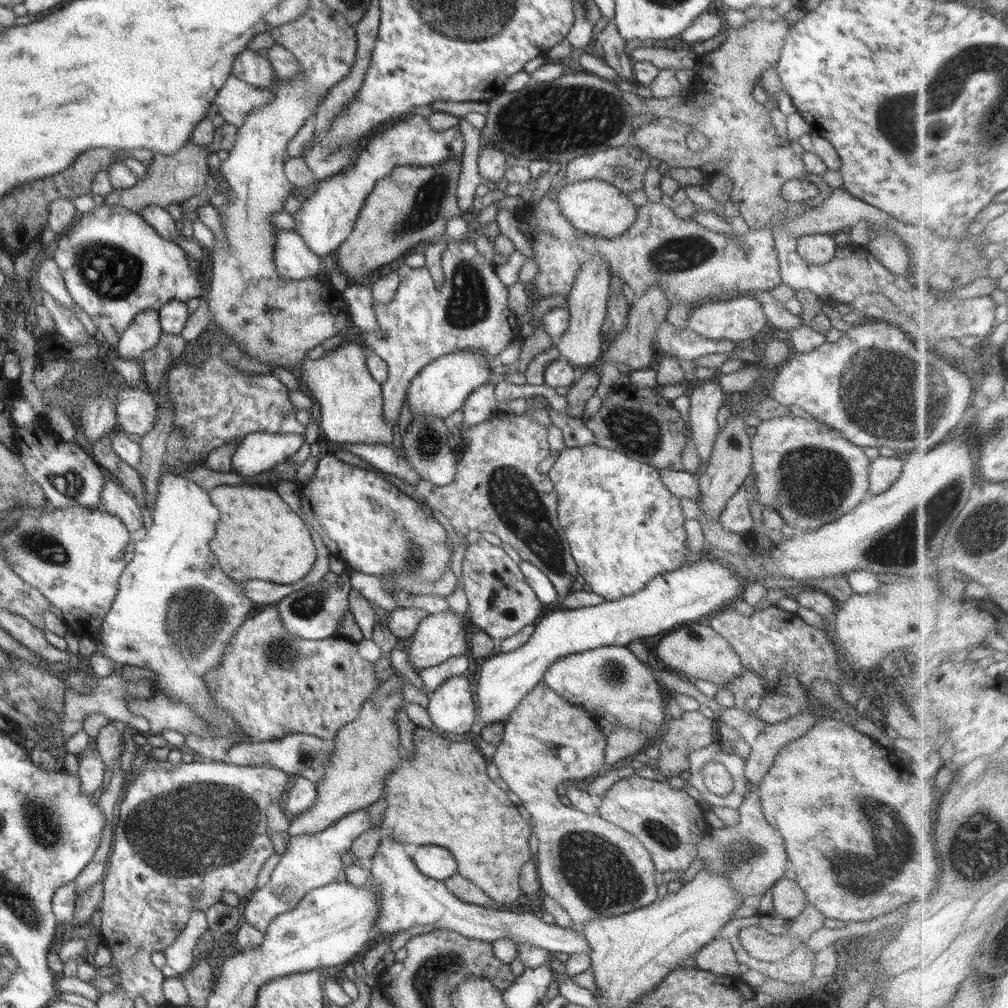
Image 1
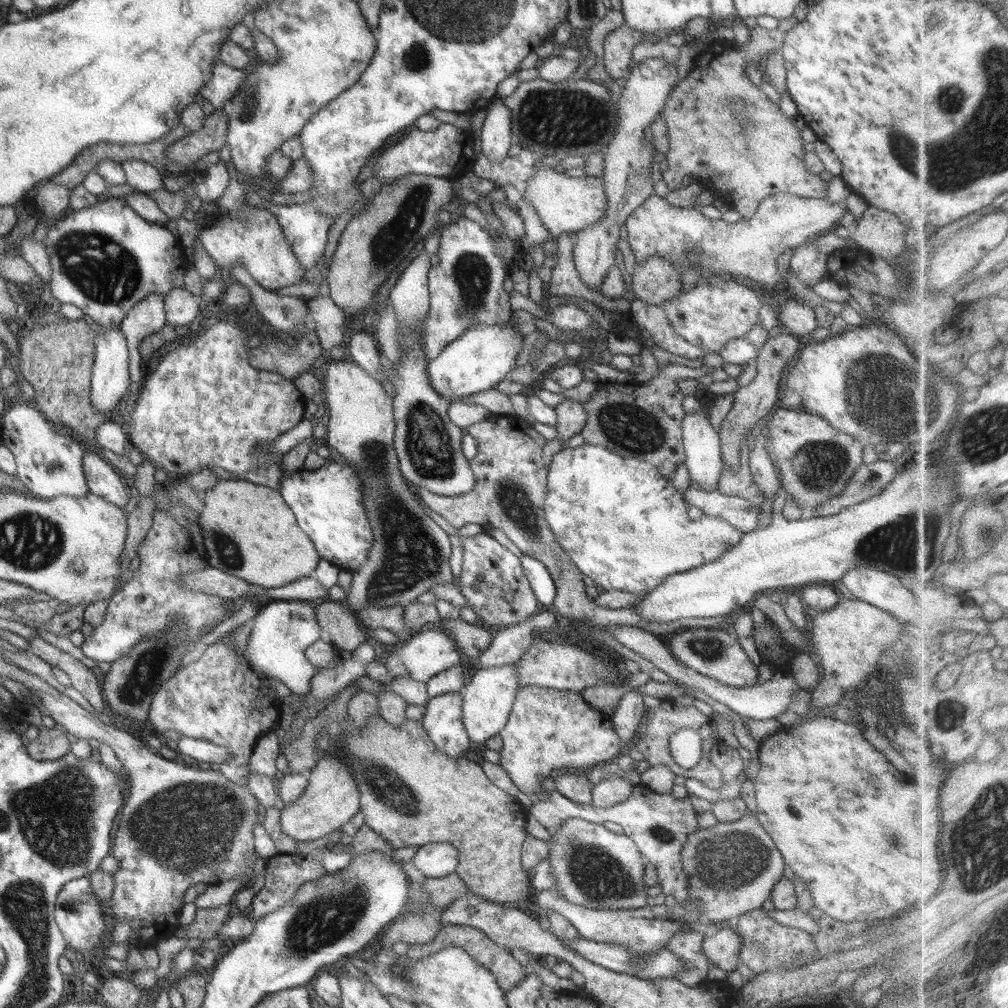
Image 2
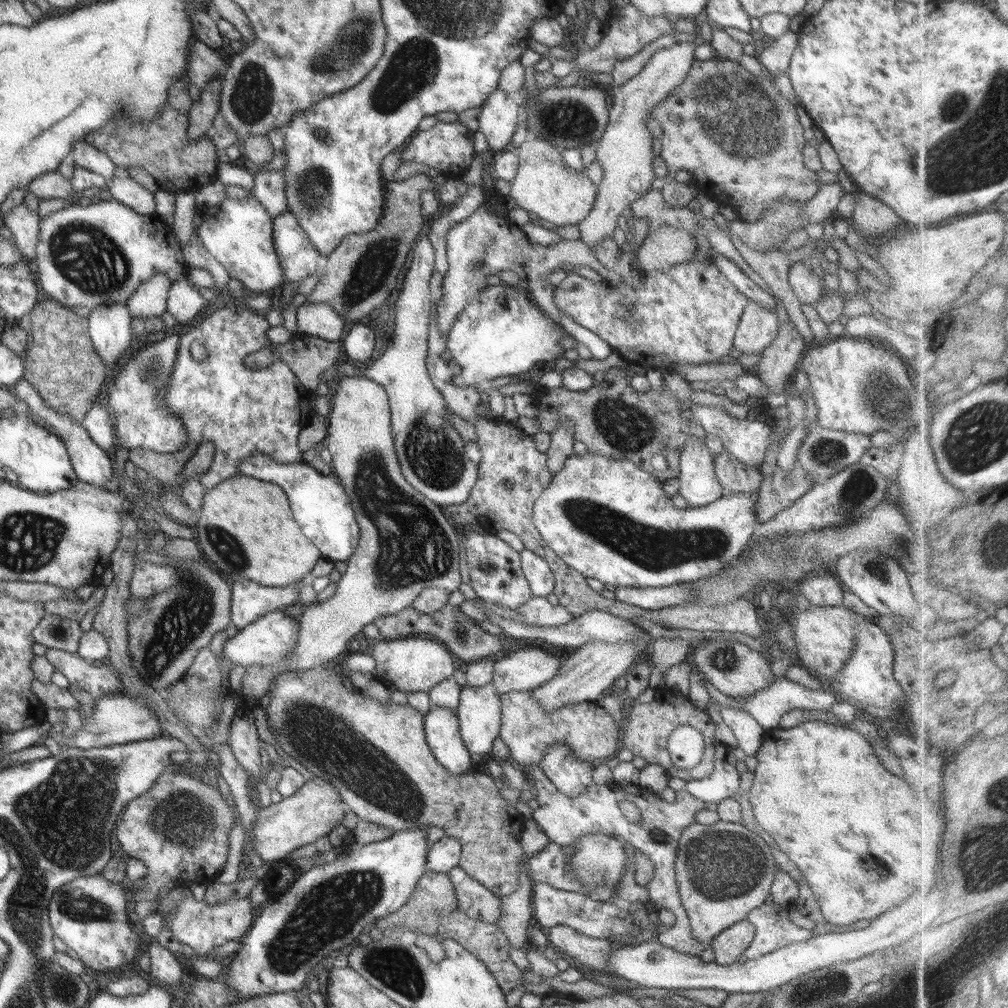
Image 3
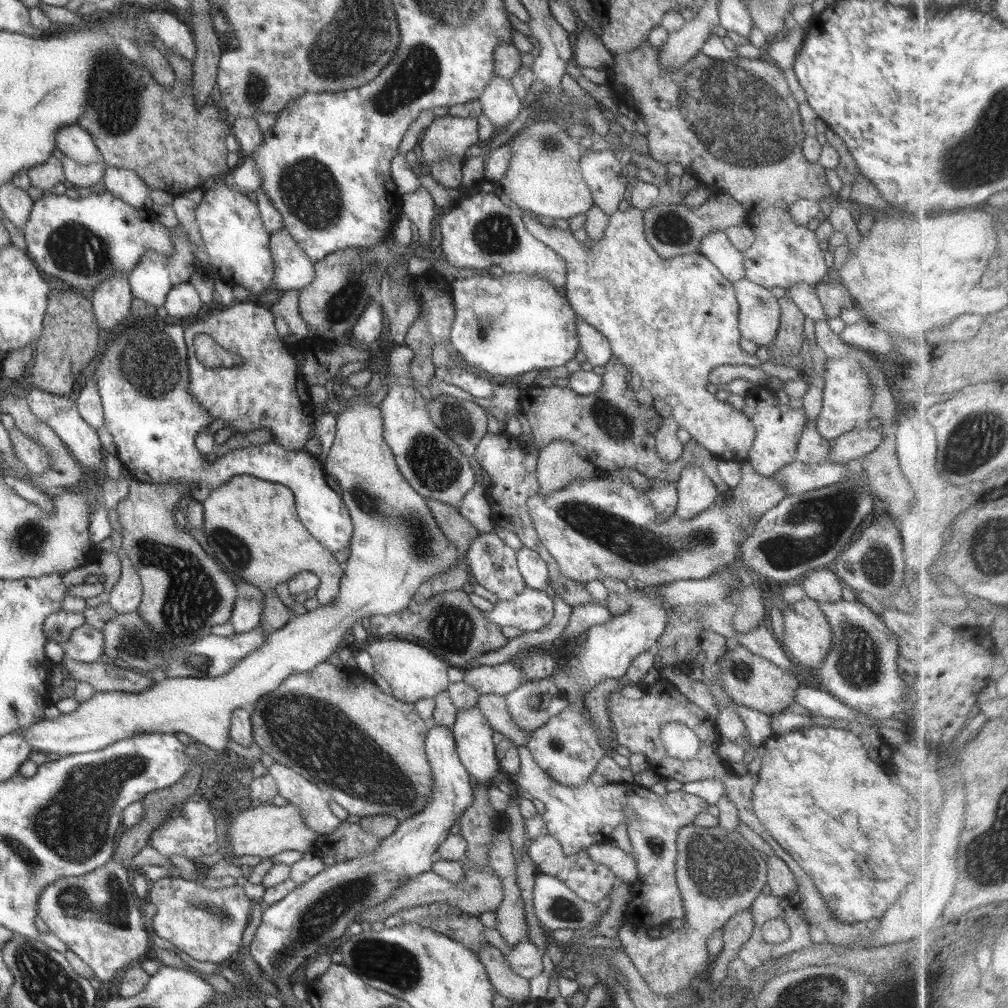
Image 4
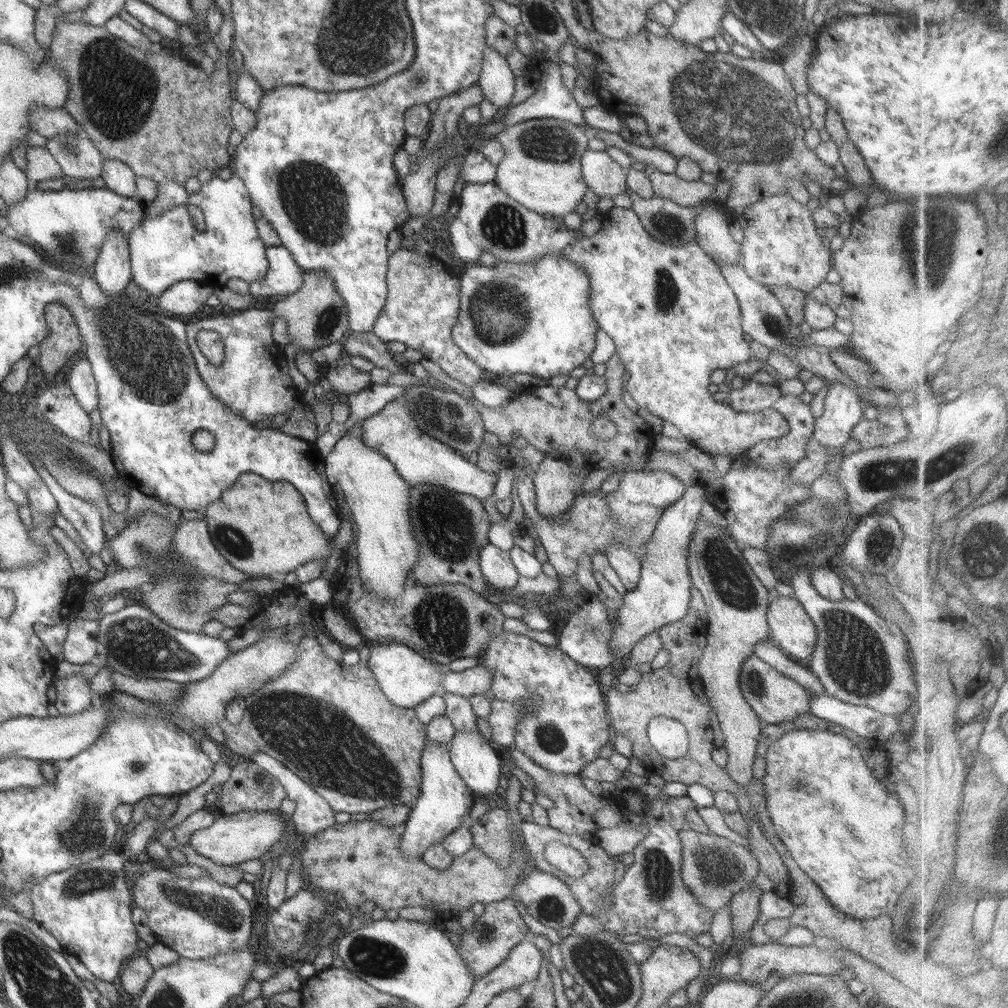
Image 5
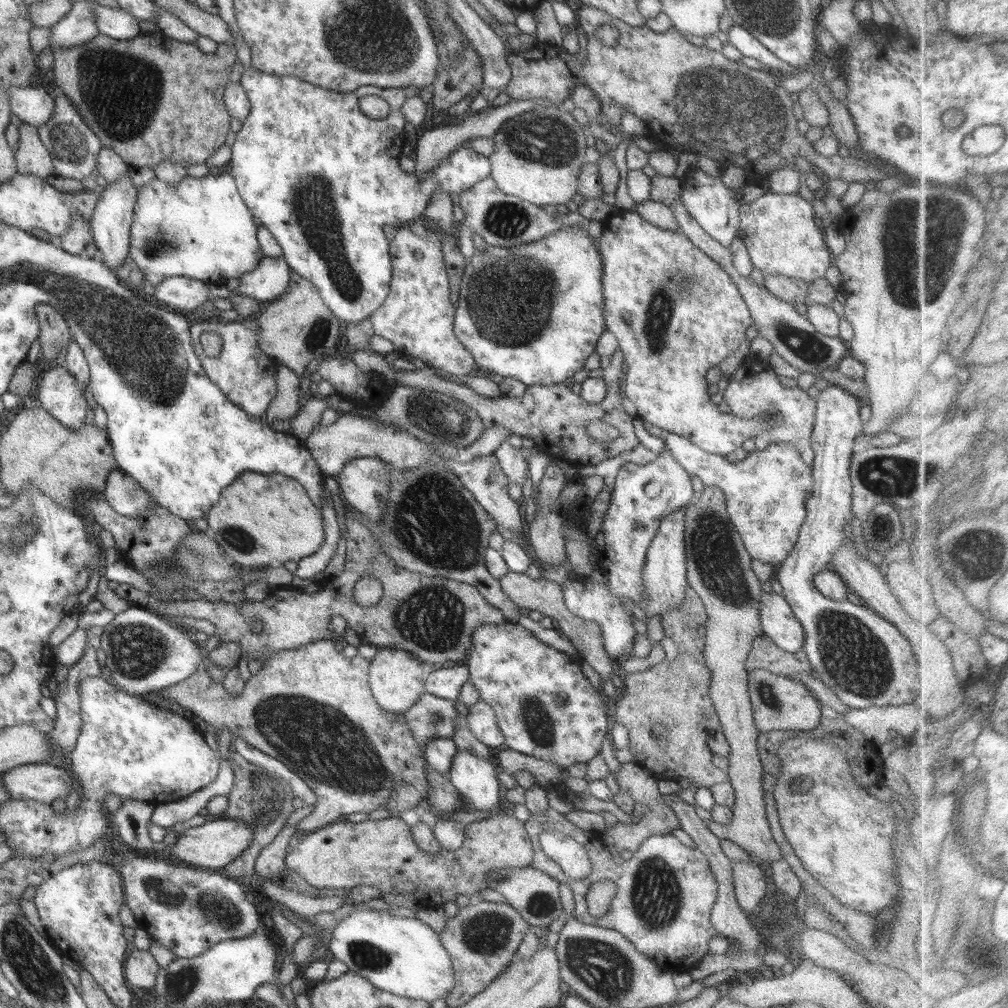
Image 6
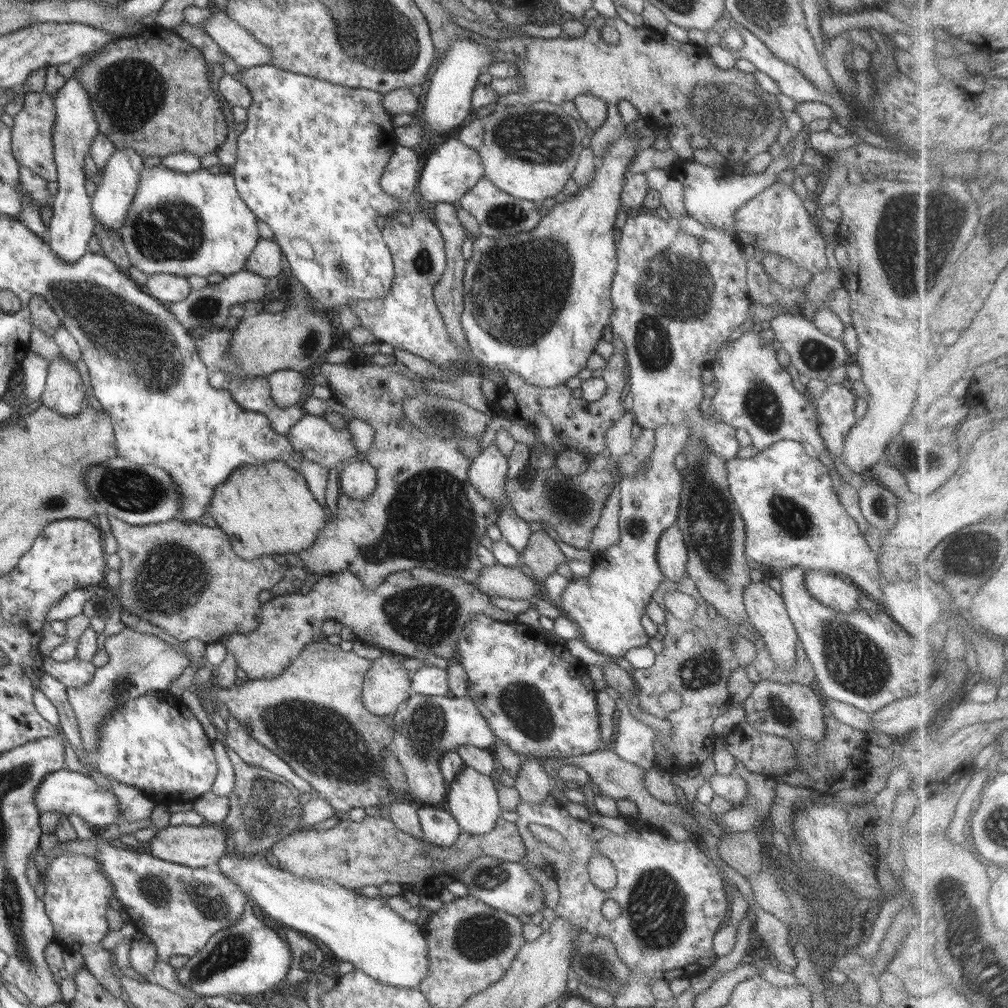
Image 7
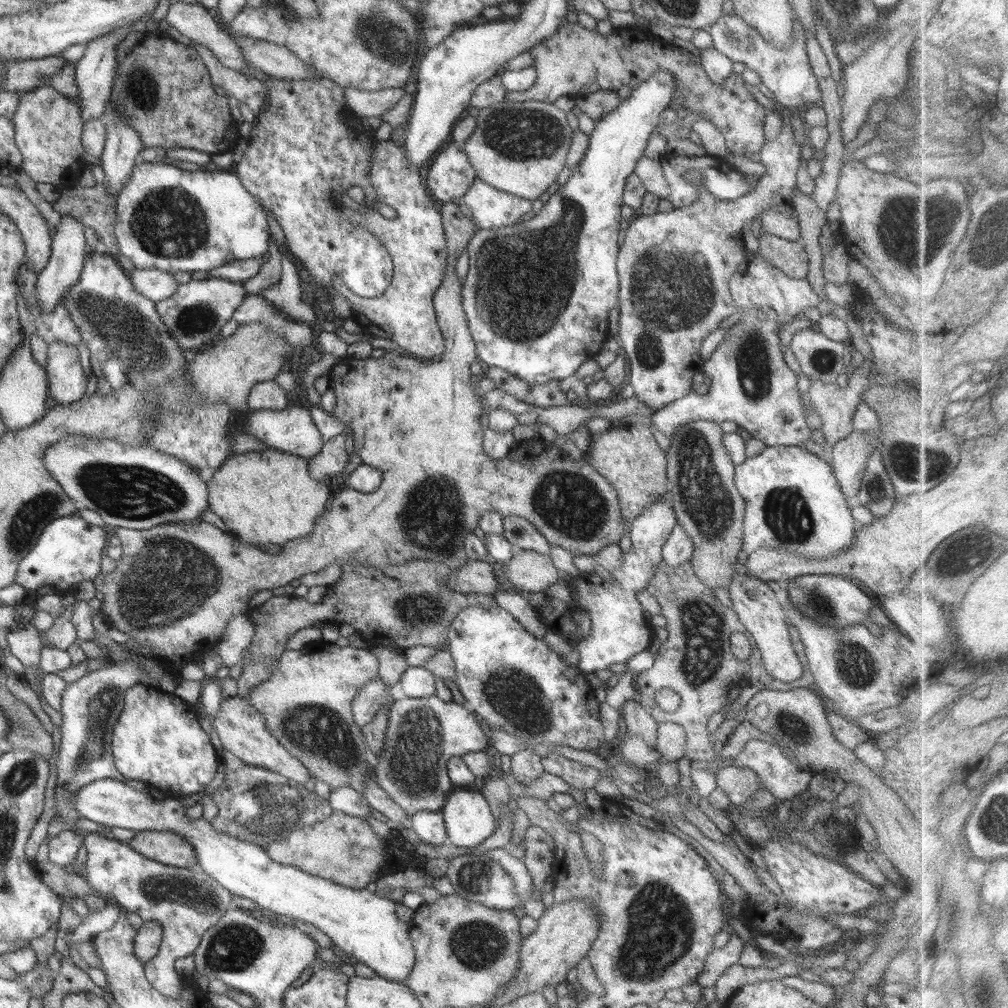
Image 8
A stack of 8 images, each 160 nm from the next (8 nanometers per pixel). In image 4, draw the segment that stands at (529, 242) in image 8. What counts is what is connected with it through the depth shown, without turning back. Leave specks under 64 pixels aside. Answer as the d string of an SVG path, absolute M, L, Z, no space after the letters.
M488 272L488 274L479 274L474 277L458 278L450 283L452 299L454 300L455 315L451 326L451 333L449 342L456 350L462 355L463 362L474 368L475 370L484 370L493 376L504 376L504 378L510 378L510 376L523 375L530 370L543 370L552 368L553 366L565 365L566 361L572 358L579 357L579 340L578 333L576 332L575 322L580 320L579 316L572 310L568 299L566 299L565 290L557 290L547 278L540 278L533 274L526 274L525 272L510 272L504 273L503 276L498 277Z

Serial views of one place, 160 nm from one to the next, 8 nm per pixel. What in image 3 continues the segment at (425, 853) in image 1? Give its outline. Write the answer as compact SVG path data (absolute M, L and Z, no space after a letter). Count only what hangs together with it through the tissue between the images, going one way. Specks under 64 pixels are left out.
M444 836L432 844L426 853L426 862L432 872L446 874L455 866L460 866L461 844L457 838Z

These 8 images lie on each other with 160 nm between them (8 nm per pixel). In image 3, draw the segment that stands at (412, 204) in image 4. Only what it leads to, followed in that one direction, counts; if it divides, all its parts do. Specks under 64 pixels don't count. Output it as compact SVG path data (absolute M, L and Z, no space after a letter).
M427 234L412 247L412 263L394 308L394 338L382 356L362 370L387 392L391 427L402 474L426 498L438 506L466 503L478 478L477 464L464 454L465 440L449 422L445 396L432 382L426 369L428 326L430 326L430 278L435 270L434 249Z

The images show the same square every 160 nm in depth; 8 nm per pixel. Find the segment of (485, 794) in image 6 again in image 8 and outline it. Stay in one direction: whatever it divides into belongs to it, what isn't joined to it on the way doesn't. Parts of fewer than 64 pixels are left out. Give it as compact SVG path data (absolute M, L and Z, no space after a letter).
M479 784L448 792L440 812L445 820L448 841L464 848L484 842L494 834L499 822Z

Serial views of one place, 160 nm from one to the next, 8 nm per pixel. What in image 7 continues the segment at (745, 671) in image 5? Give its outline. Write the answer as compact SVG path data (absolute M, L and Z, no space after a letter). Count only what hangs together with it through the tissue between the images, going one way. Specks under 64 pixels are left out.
M761 680L755 683L750 696L743 702L743 707L745 710L745 720L756 730L765 732L766 734L788 738L791 741L796 740L796 742L799 742L801 738L804 738L804 740L813 740L817 743L817 749L819 750L820 742L826 732L824 716L827 713L827 709L824 705L823 697L816 687L807 687L798 683Z

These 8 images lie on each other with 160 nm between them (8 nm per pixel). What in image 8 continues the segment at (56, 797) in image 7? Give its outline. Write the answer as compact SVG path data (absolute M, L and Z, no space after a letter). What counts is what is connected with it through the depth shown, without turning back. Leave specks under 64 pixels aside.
M106 778L98 782L92 782L88 786L78 789L73 796L73 807L77 810L80 818L88 818L92 822L103 824L104 827L114 826L125 828L134 832L145 830L174 831L182 835L194 847L199 868L207 872L215 881L218 881L226 890L229 890L235 899L250 898L260 908L276 912L280 916L286 916L288 921L307 922L319 928L326 936L330 937L333 946L338 946L342 953L350 954L358 962L370 966L376 975L391 982L401 983L406 981L415 963L415 950L410 938L410 923L398 919L396 914L396 903L386 897L380 898L375 892L367 889L351 889L339 885L337 882L315 877L306 871L298 870L293 866L282 866L262 849L262 846L244 842L242 839L220 834L214 830L211 822L203 818L188 818L186 807L180 797L168 795L164 800L157 800L147 790L138 791L127 786L124 781Z

